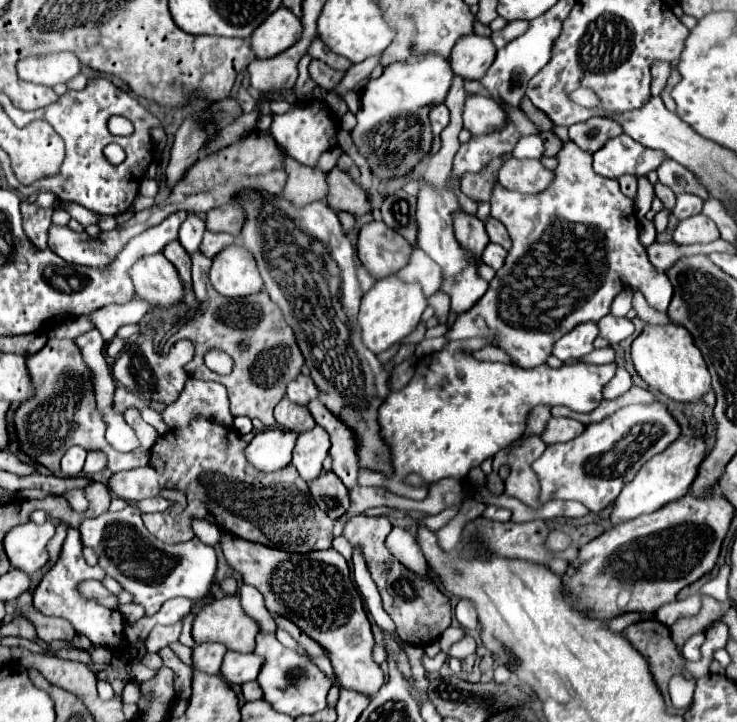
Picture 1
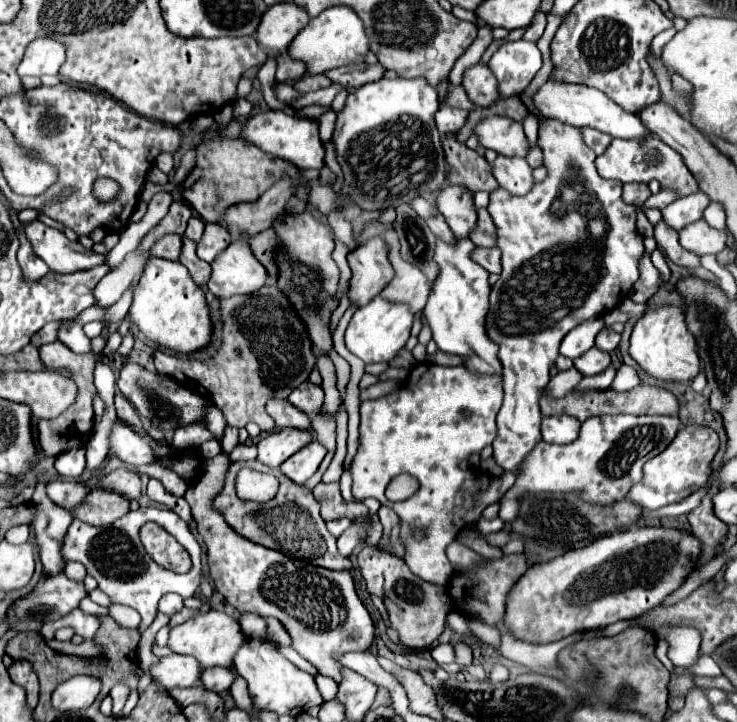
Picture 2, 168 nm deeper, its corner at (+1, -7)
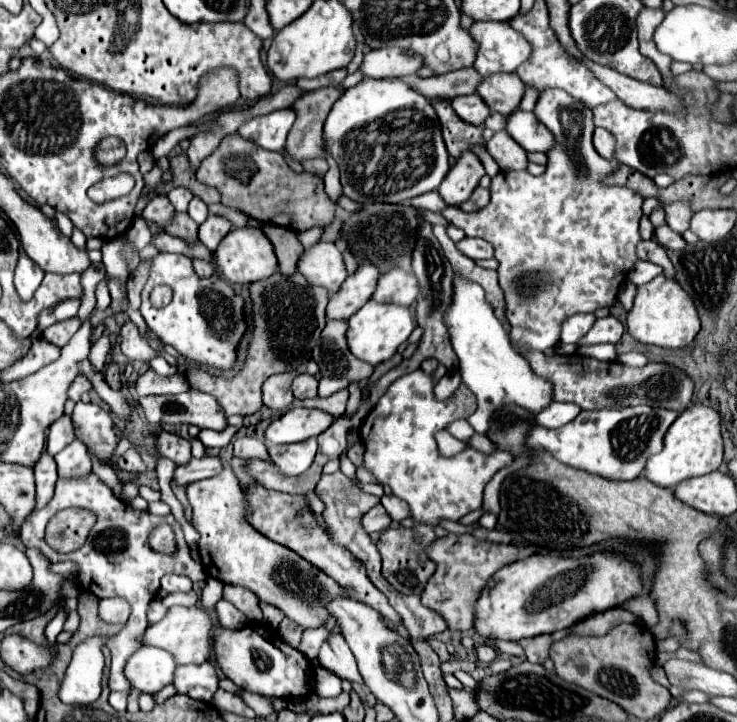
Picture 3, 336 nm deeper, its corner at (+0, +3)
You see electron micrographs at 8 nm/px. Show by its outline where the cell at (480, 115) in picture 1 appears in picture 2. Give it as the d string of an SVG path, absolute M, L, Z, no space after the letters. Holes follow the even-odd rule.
M493 116L479 122L475 128L475 134L479 136L481 146L493 148L499 154L505 156L521 156L525 158L531 144L523 132L523 124L515 122L511 118Z

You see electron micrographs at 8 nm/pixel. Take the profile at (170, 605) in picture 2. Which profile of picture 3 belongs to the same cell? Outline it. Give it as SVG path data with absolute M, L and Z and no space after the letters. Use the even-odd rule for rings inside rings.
M170 574L170 576L162 578L162 590L166 590L168 594L172 594L172 592L190 592L192 590L192 582L186 576Z

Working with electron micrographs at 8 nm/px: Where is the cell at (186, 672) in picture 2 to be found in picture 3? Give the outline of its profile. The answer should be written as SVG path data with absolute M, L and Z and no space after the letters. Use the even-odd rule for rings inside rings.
M142 646L126 664L126 676L140 692L156 694L174 680L176 662L166 650Z

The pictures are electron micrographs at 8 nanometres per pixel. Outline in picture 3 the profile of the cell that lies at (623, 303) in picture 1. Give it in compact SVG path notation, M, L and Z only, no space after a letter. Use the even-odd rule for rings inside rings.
M574 314L570 316L564 324L562 324L562 334L560 334L560 342L564 344L578 344L580 338L584 338L590 330L590 326L594 326L596 322L596 314Z

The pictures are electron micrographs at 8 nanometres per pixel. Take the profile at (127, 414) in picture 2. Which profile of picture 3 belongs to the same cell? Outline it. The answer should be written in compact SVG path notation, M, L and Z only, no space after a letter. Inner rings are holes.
M112 364L112 366L108 366L108 370L106 370L106 382L108 382L108 386L112 388L112 390L122 390L122 382L120 382L120 370L118 370L118 366L116 364Z

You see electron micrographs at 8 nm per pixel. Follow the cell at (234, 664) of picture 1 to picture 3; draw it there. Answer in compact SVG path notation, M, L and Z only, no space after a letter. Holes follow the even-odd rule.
M202 662L202 664L186 664L176 670L174 686L178 694L186 694L194 700L208 702L214 692L218 690L218 674L216 674L214 662Z

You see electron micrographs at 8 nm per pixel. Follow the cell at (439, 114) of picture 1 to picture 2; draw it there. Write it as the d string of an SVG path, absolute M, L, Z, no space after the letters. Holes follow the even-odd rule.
M441 106L435 112L435 120L437 120L437 128L441 134L447 132L459 132L463 128L463 124L467 122L469 112L461 110L461 108L449 108L449 106Z

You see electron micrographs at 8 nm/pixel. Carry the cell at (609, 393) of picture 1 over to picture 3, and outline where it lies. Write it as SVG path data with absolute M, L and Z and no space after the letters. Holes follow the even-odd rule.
M628 352L628 354L620 354L618 362L622 362L624 366L632 366L632 368L642 368L648 364L646 354L642 352Z

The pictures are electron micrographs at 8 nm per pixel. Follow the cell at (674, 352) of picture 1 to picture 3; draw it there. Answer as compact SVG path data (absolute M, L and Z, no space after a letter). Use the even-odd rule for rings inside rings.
M664 274L652 282L638 286L634 308L628 314L628 330L634 340L642 344L656 344L664 348L688 348L700 332L700 320L692 298L682 290L676 280L668 280Z

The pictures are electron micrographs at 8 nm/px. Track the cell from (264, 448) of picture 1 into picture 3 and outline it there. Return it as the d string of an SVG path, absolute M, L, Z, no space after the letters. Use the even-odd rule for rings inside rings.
M290 408L284 416L274 420L266 428L264 440L268 446L302 442L312 436L320 436L332 422L334 422L334 418L322 410Z

